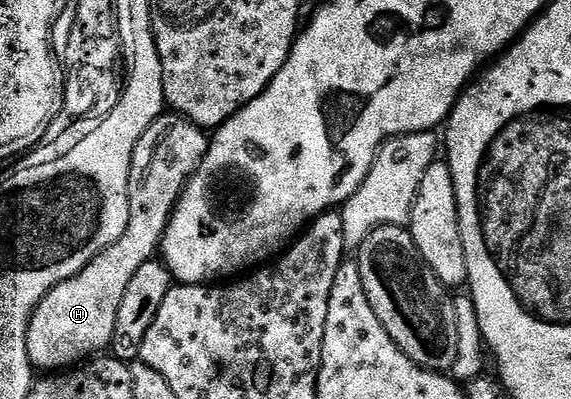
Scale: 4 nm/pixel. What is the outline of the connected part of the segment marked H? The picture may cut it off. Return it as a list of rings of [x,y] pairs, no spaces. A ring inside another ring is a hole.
[[[163,114],[139,138],[131,158],[131,174],[129,175],[129,221],[127,230],[123,230],[123,238],[119,238],[111,246],[107,246],[79,274],[67,278],[67,282],[59,282],[41,299],[39,306],[29,319],[29,329],[25,335],[29,363],[34,369],[49,374],[54,370],[68,370],[110,347],[115,334],[115,318],[119,318],[119,305],[123,302],[123,294],[127,294],[127,285],[135,278],[139,266],[158,255],[161,239],[165,236],[165,228],[173,216],[173,208],[181,196],[181,192],[189,180],[197,172],[198,166],[209,149],[210,137],[198,126],[183,116]]]

